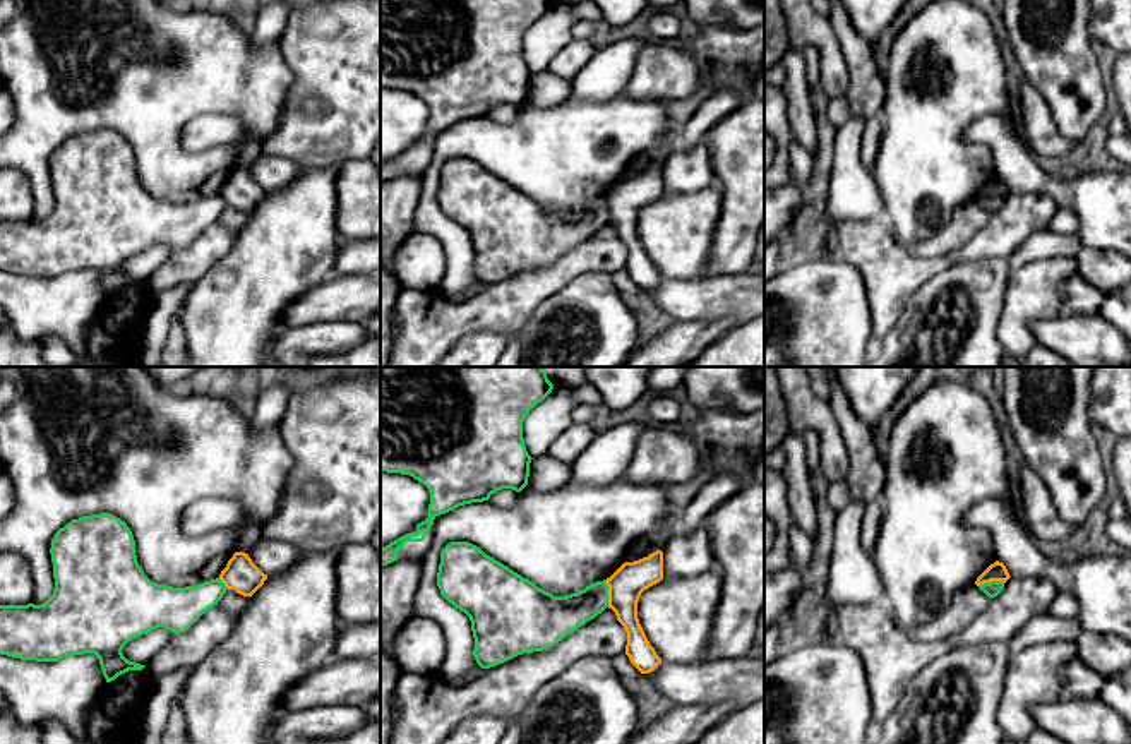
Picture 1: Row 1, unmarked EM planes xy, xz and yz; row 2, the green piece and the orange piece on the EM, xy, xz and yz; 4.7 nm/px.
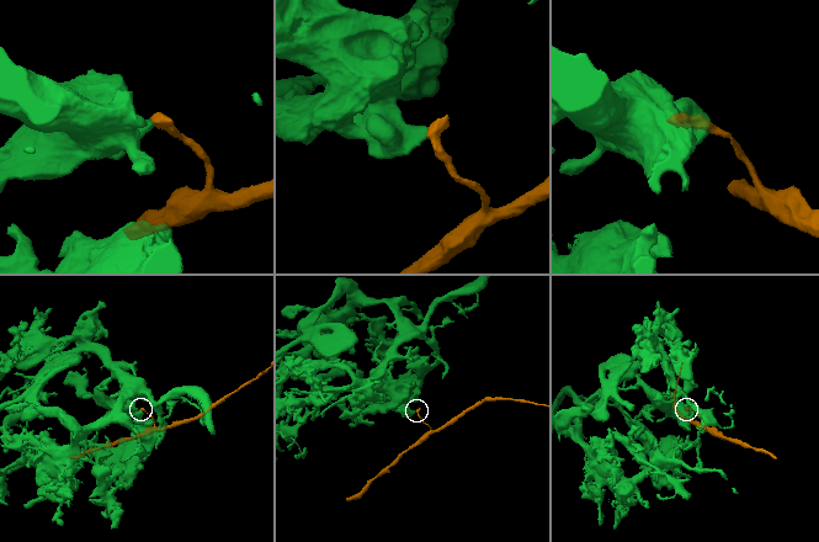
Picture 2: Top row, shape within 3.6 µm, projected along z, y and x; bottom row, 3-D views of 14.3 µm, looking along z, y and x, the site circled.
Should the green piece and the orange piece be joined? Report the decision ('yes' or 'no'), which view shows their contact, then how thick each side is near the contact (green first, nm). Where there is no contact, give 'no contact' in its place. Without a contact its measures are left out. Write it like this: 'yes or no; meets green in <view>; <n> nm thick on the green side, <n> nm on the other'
no; meets green in xz; 190 nm thick on the green side, 160 nm on the other

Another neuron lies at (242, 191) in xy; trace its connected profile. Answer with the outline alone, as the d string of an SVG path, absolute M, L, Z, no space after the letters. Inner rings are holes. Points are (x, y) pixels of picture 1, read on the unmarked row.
M235 168L221 187L219 195L228 206L235 206L243 213L252 213L267 195L245 168Z

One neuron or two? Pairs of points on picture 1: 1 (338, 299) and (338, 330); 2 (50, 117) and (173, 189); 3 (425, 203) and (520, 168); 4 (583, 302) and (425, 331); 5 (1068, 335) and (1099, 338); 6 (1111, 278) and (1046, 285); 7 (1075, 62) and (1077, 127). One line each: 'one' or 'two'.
1: two
2: one
3: one
4: two
5: one
6: two
7: one

